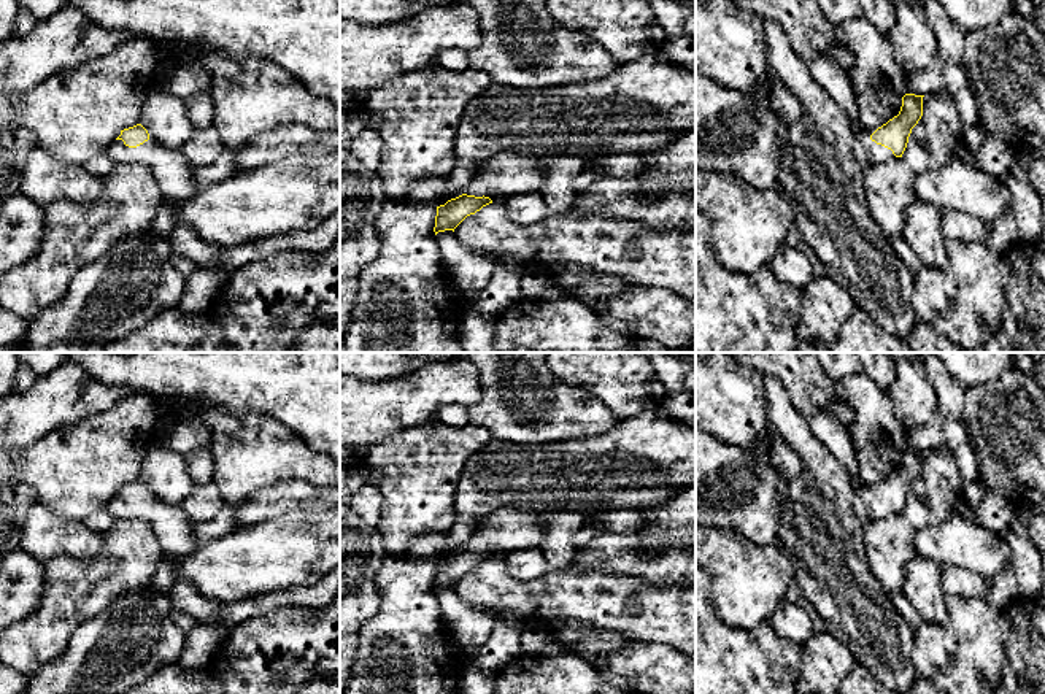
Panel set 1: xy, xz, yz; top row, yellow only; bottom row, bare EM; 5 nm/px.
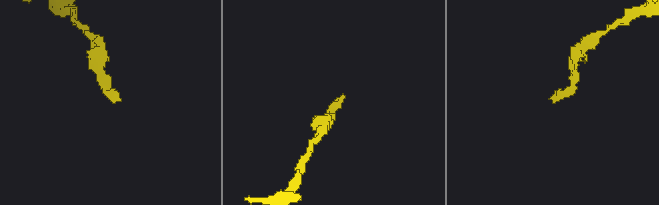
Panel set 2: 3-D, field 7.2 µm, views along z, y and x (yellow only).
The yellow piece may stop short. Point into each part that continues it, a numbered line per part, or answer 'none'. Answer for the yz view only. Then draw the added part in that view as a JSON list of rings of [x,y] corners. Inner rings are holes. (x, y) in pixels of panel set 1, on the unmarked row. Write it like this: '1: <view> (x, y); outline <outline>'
1: yz (867, 508); outline [[[862,489],[856,494],[853,500],[853,510],[854,510],[856,519],[862,527],[894,511],[891,505],[872,497],[867,489]]]

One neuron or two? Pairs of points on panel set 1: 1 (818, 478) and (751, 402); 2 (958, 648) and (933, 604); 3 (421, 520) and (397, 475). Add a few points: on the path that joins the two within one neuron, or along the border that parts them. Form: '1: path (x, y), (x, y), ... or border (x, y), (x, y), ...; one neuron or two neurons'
1: border (764, 397), (767, 420), (778, 432); two neurons
2: border (947, 594), (947, 616), (939, 623), (921, 621); two neurons
3: path (421, 508), (421, 501), (408, 486); one neuron

